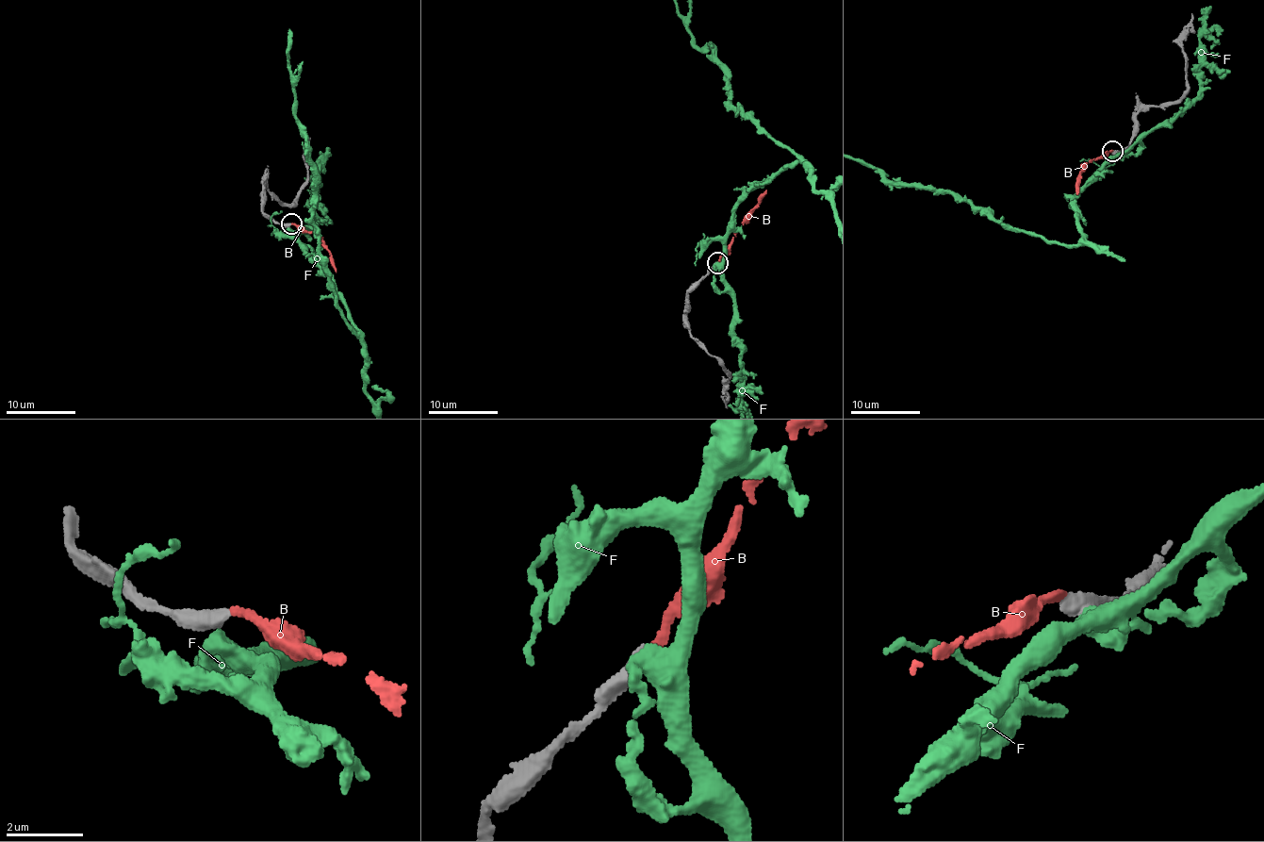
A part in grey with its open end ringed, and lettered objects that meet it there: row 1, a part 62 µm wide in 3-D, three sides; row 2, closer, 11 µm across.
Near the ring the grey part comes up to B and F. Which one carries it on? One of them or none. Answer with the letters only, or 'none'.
B

